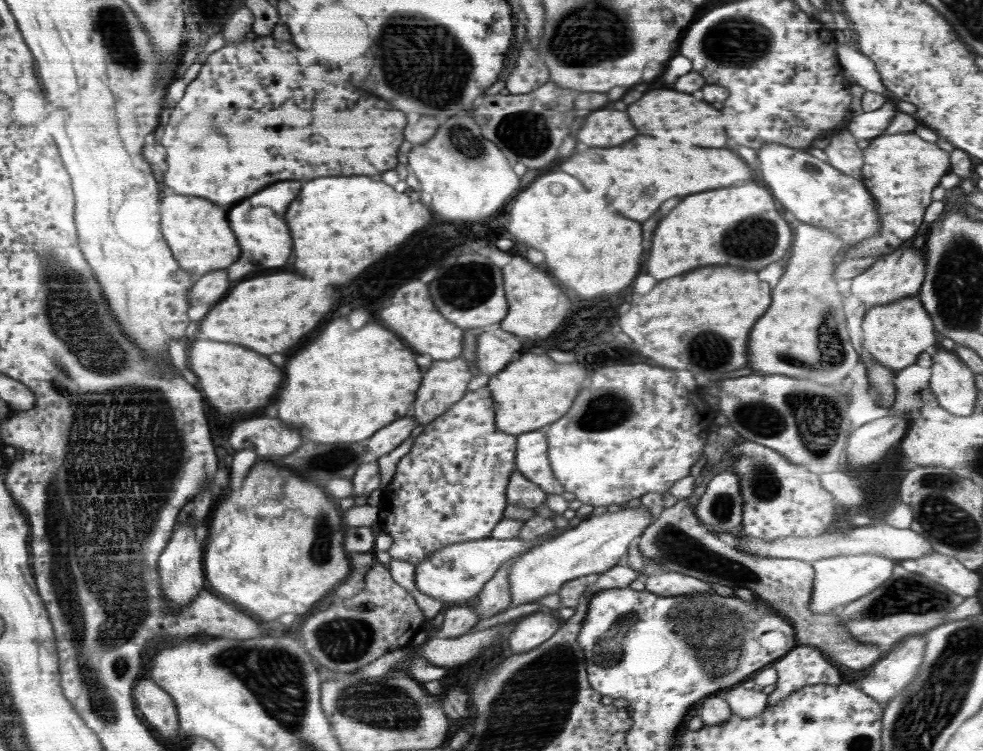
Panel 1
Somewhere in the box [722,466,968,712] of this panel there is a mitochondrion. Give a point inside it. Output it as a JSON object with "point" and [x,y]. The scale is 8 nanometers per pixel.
{"point":[907,596]}

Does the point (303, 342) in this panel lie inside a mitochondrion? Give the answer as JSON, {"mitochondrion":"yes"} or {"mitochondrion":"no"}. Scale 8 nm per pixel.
{"mitochondrion":"no"}

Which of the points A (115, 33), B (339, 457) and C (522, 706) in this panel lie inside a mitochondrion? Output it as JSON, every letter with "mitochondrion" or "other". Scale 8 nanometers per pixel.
{"A":"mitochondrion","B":"mitochondrion","C":"mitochondrion"}

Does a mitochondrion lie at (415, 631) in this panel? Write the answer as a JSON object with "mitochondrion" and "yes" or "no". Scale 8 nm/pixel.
{"mitochondrion":"no"}

